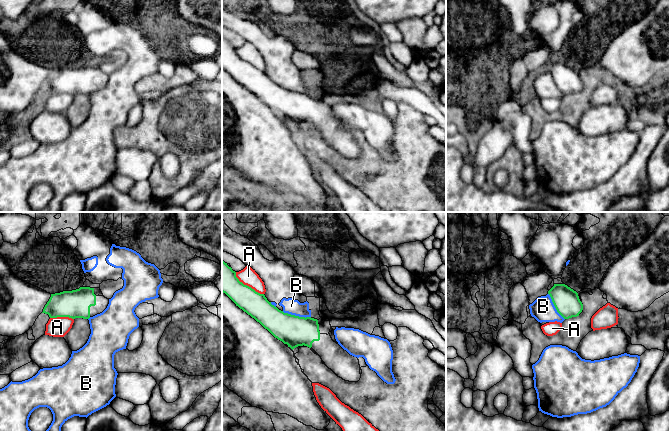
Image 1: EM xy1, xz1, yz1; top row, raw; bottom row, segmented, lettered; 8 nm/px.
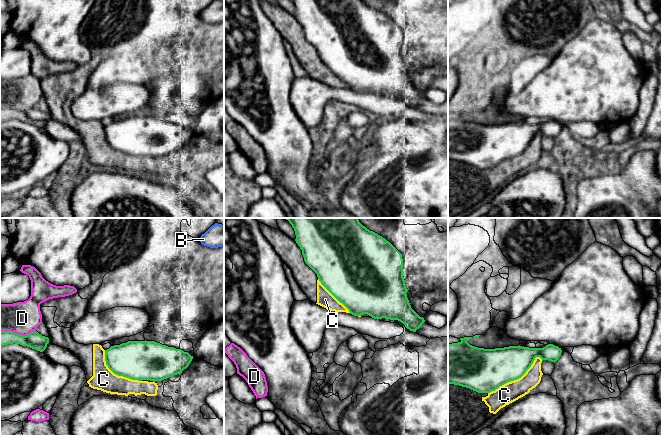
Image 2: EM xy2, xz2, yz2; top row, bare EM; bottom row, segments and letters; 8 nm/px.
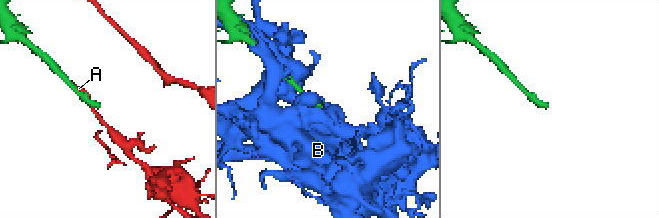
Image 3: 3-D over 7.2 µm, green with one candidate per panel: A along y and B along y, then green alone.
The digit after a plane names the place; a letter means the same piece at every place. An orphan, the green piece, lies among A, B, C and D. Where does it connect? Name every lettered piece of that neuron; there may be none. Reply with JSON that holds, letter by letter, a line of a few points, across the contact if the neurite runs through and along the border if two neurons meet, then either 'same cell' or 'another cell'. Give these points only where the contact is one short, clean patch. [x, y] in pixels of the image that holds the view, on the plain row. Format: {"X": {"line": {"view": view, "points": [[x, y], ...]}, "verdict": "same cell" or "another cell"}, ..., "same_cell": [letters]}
{"A": {"verdict": "another cell"}, "B": {"verdict": "another cell"}, "C": {"verdict": "another cell"}, "D": {"verdict": "another cell"}, "same_cell": []}

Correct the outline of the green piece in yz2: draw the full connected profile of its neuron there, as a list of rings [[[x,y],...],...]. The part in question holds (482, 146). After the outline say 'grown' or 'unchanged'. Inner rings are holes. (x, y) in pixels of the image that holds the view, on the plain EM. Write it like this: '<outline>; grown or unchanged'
[[[472,113],[460,114],[460,118],[448,120],[448,160],[469,164],[478,169],[490,169],[500,162],[521,154],[531,143],[536,133],[543,136],[556,138],[562,126],[558,122],[548,120],[543,124],[529,124],[522,122],[509,122],[504,124],[484,125],[470,121],[467,117]]]; unchanged

